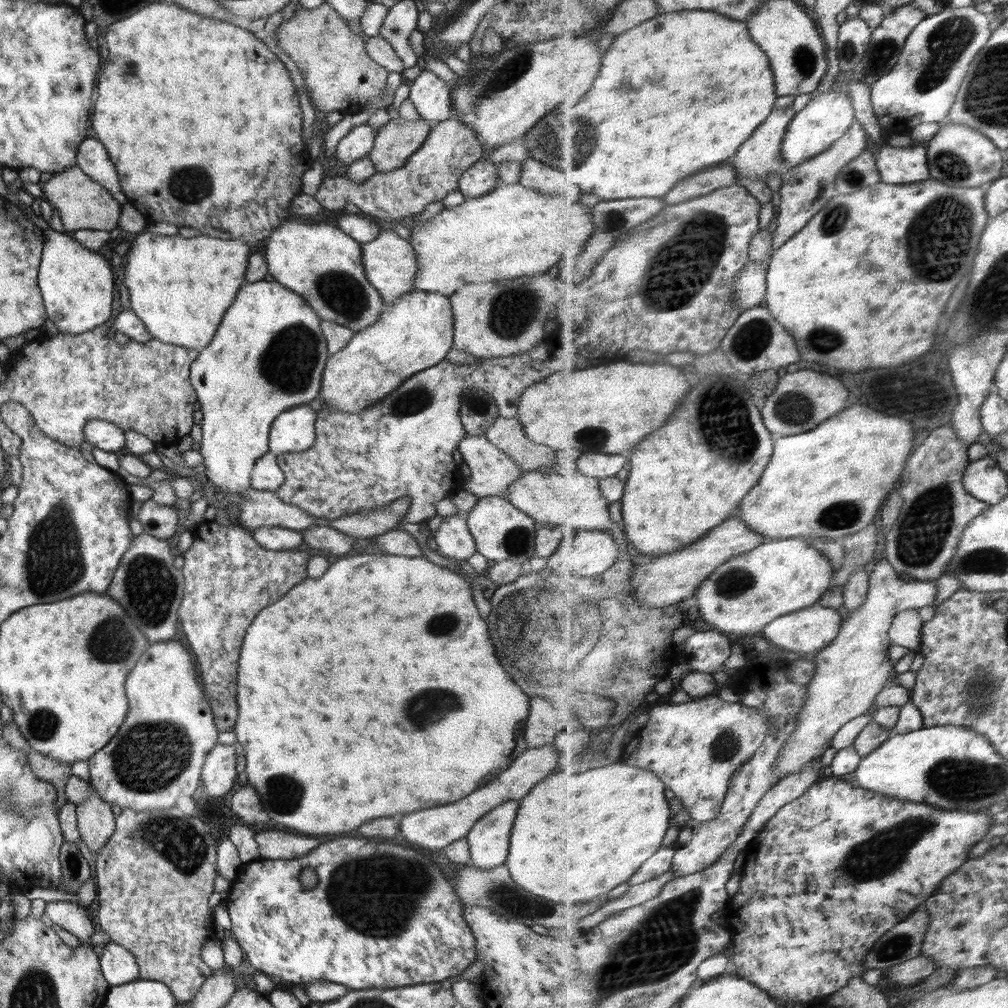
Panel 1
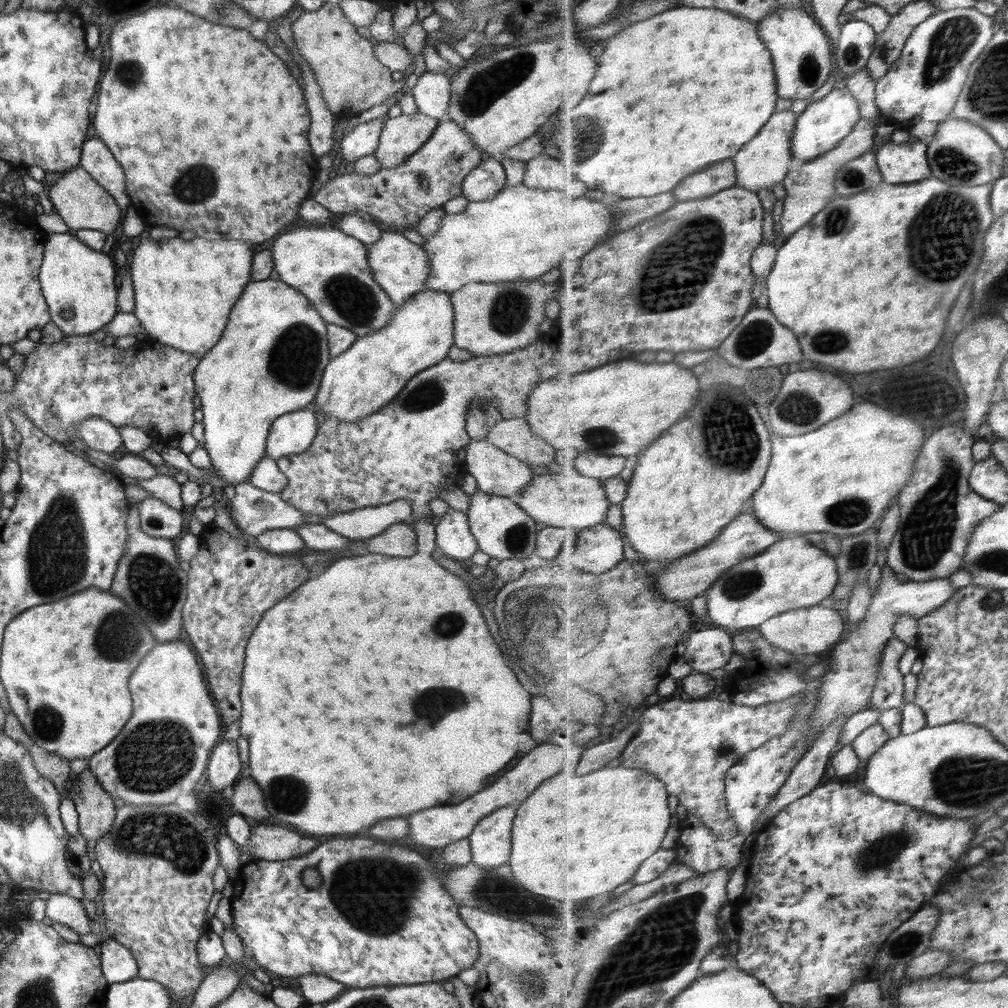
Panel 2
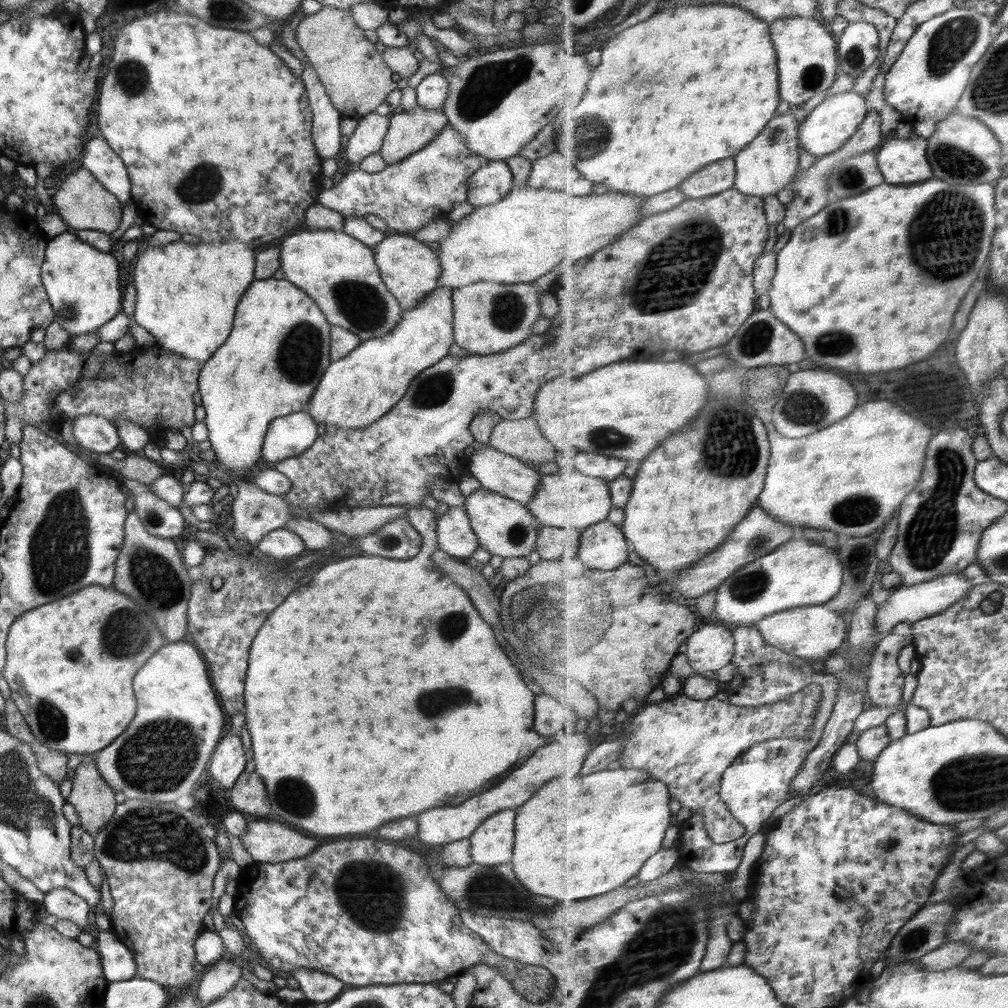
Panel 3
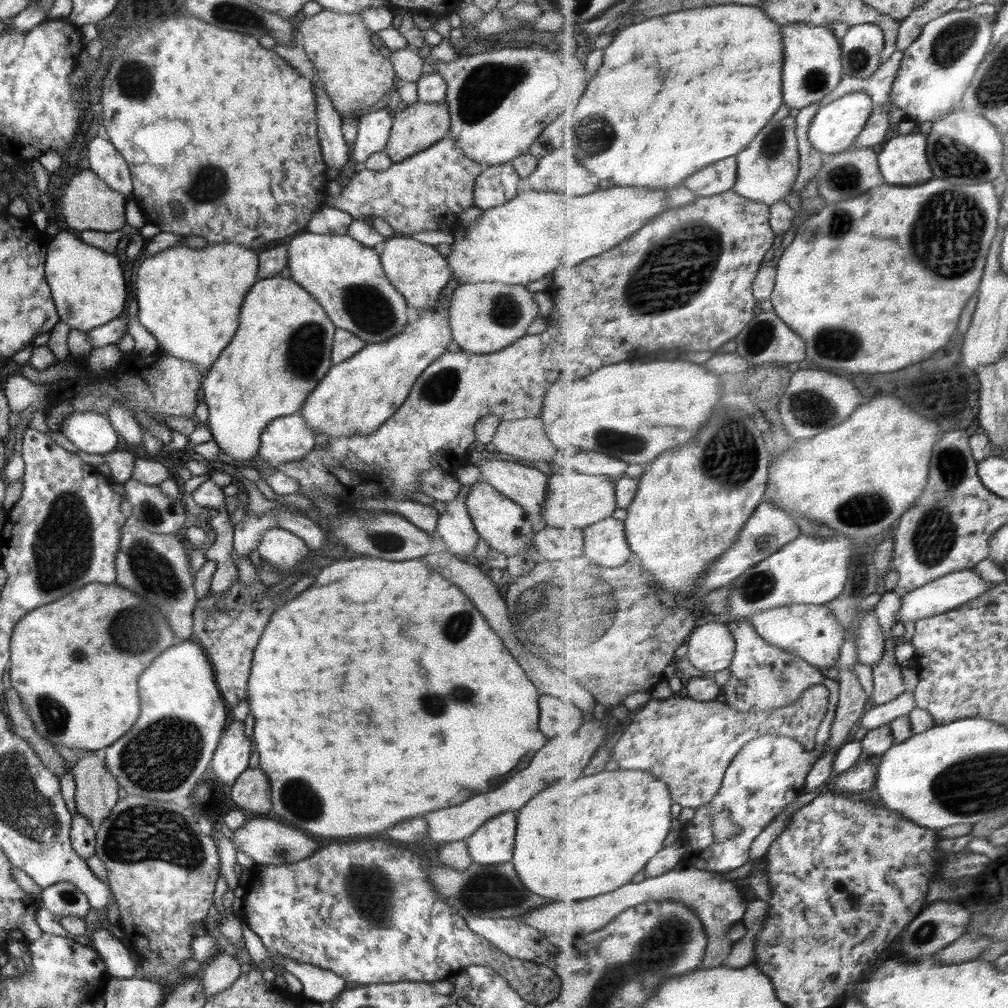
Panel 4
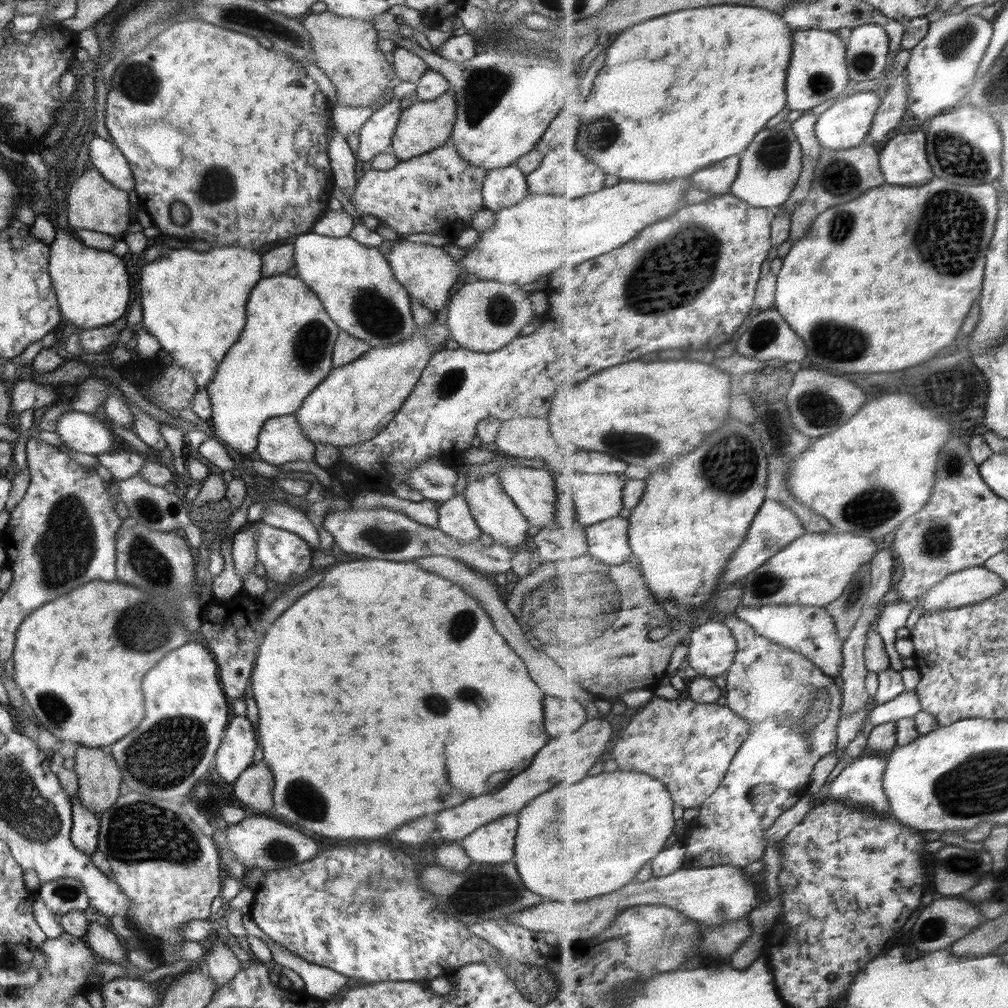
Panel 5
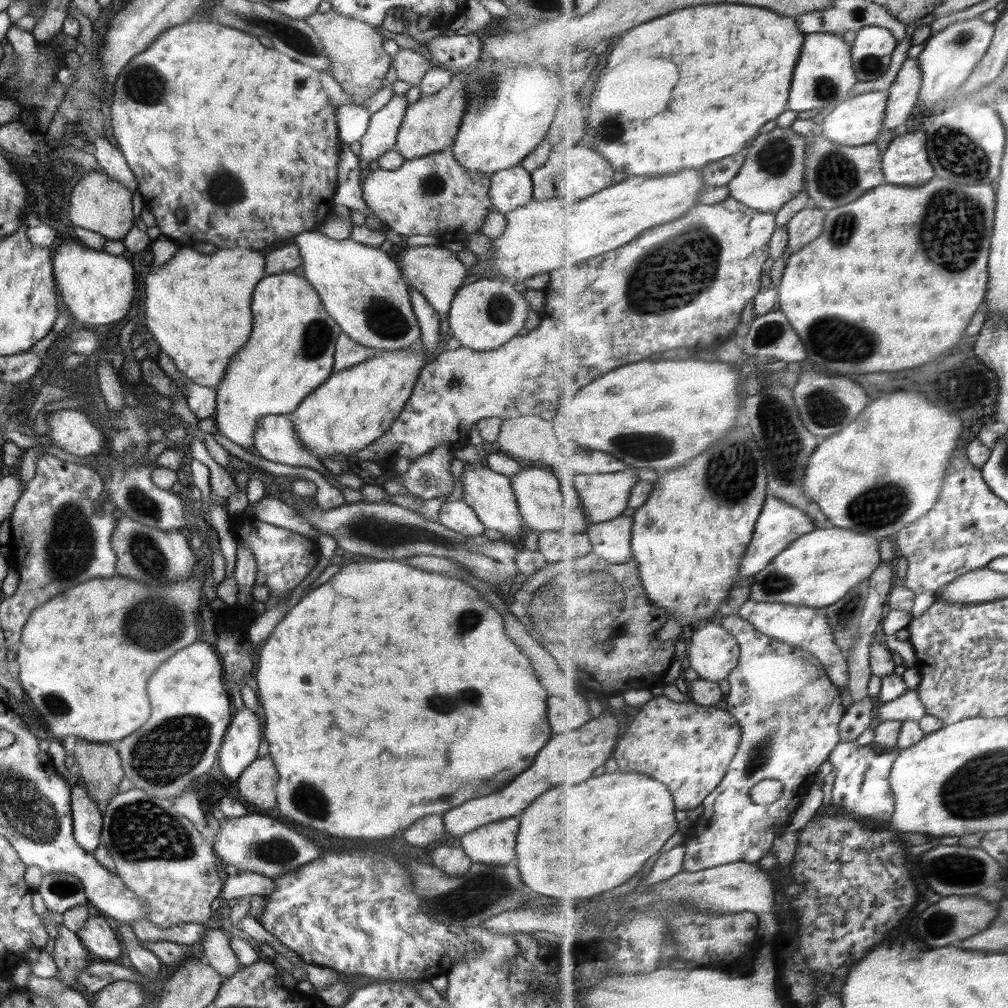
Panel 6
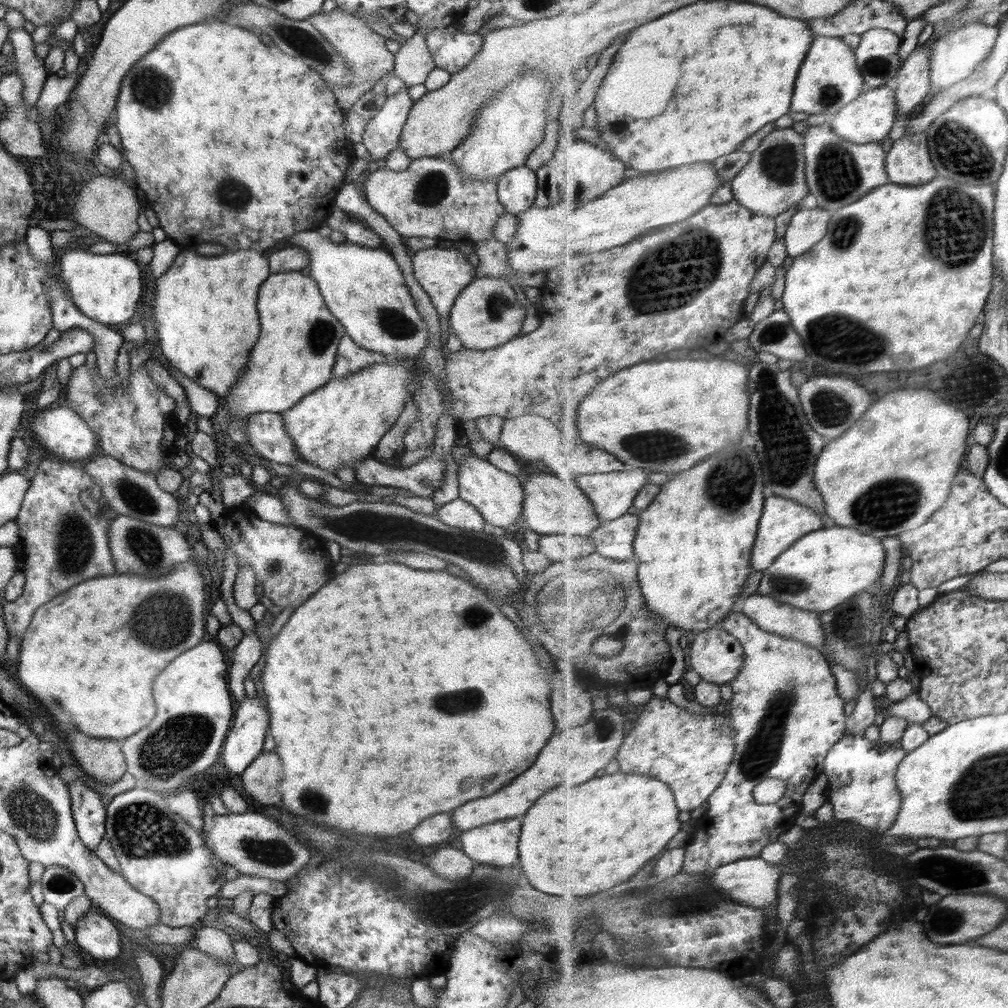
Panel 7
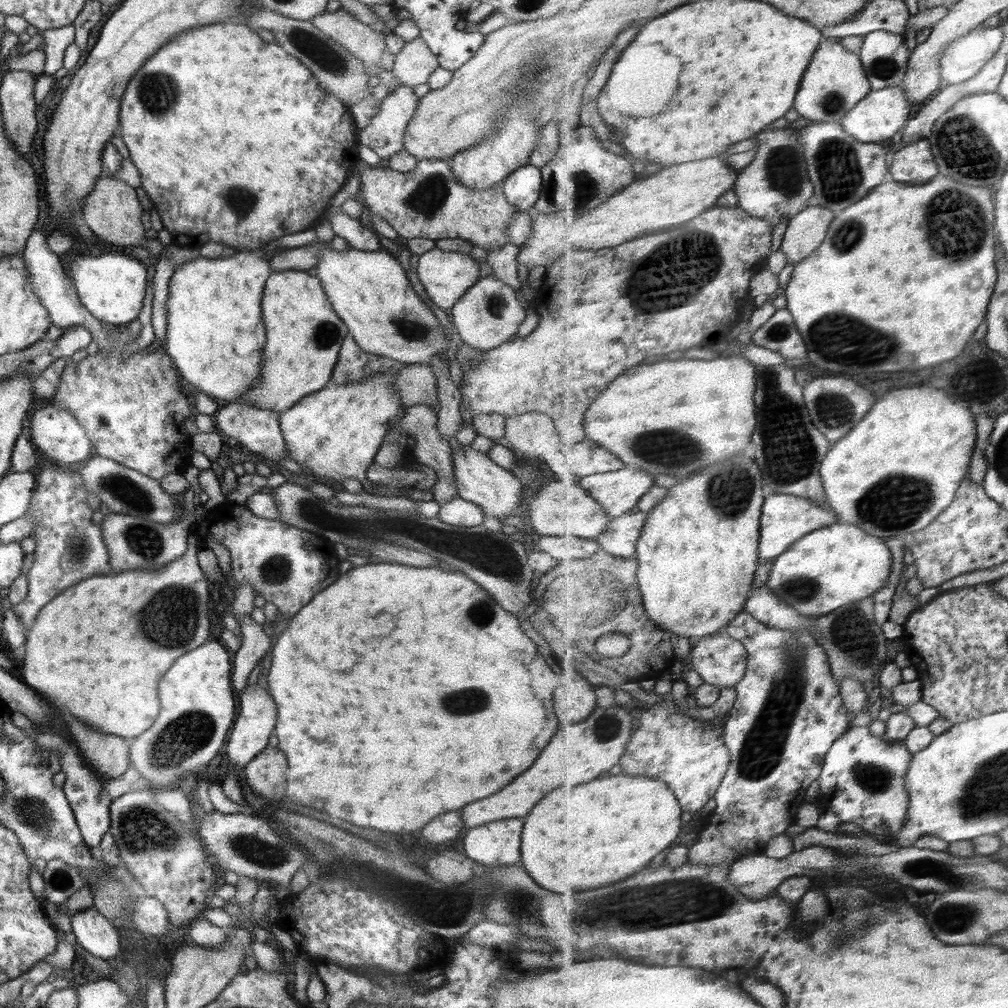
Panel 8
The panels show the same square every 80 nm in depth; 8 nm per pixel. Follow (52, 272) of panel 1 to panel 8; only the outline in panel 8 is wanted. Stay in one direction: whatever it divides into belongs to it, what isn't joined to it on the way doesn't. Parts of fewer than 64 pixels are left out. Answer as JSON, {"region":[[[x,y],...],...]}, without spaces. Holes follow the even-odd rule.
{"region":[[[117,252],[79,255],[70,262],[69,275],[80,302],[98,320],[116,325],[129,324],[140,314],[146,292],[146,264],[137,258]]]}

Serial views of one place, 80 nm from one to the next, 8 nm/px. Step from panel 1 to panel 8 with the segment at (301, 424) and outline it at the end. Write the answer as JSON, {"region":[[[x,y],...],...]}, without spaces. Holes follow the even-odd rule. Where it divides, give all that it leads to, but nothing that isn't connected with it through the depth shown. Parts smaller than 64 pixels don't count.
{"region":[[[226,401],[221,403],[214,414],[214,426],[219,432],[224,432],[230,440],[246,446],[248,450],[262,454],[266,459],[283,459],[287,456],[284,437],[279,425],[279,413],[268,409],[259,409],[239,401]]]}

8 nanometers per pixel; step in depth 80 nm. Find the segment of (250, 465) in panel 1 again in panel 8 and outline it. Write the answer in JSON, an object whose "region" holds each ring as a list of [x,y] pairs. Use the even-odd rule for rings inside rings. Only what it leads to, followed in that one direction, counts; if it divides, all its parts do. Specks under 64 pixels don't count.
{"region":[[[272,271],[263,290],[261,311],[266,331],[265,347],[262,348],[261,381],[247,392],[247,398],[242,403],[281,414],[292,408],[301,398],[322,390],[328,384],[349,330],[332,308],[320,279],[306,271]]]}

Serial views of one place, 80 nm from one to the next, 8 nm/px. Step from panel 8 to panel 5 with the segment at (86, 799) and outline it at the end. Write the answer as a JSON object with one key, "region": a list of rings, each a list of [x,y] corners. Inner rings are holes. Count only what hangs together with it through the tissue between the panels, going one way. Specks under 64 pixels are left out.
{"region":[[[77,793],[71,796],[72,829],[70,838],[74,846],[92,856],[99,843],[99,817],[83,806]]]}

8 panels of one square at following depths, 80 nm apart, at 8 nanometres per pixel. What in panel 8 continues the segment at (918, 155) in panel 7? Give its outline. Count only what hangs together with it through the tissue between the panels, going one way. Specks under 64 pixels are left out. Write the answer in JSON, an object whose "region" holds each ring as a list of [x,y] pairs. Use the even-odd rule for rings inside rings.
{"region":[[[920,140],[896,153],[896,166],[892,166],[891,175],[898,182],[930,182],[940,174],[936,164],[930,140]]]}

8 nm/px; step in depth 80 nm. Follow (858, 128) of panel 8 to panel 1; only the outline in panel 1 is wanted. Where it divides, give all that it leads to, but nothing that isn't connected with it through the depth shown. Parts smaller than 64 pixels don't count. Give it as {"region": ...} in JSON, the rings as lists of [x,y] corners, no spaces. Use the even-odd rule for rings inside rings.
{"region":[[[831,91],[812,100],[808,107],[797,112],[796,119],[792,121],[782,145],[782,154],[786,162],[792,166],[798,166],[833,148],[835,143],[840,141],[858,121],[852,102],[853,98],[849,93]]]}

